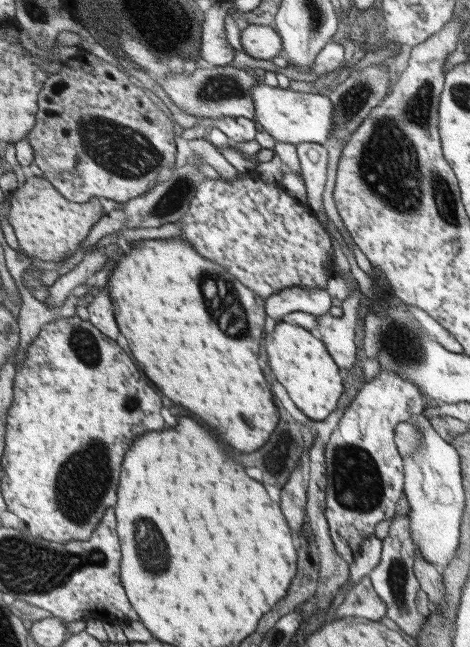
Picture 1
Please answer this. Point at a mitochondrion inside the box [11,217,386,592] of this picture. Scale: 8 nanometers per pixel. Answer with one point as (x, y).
(77, 500)

